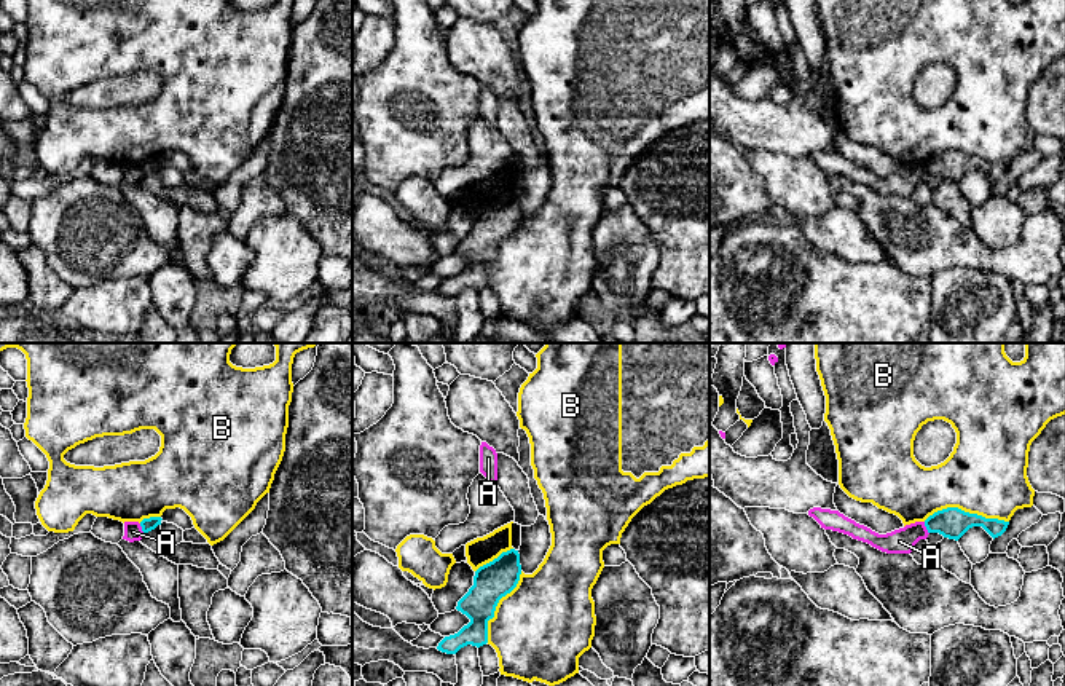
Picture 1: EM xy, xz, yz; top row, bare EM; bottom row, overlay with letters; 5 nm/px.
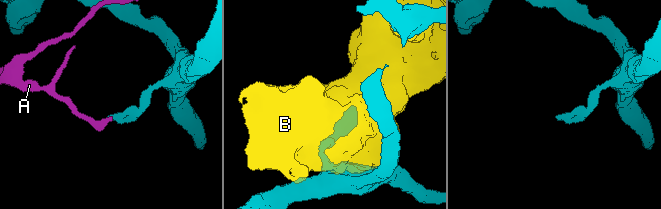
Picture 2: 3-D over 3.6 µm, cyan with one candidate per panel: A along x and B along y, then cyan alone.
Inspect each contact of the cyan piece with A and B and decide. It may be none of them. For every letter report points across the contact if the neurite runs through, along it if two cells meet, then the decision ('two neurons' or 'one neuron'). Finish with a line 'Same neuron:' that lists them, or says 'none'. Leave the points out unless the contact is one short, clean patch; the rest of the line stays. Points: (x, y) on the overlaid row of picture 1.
A: border along yz (923, 522), (928, 533); two neurons
B: two neurons
Same neuron: none

